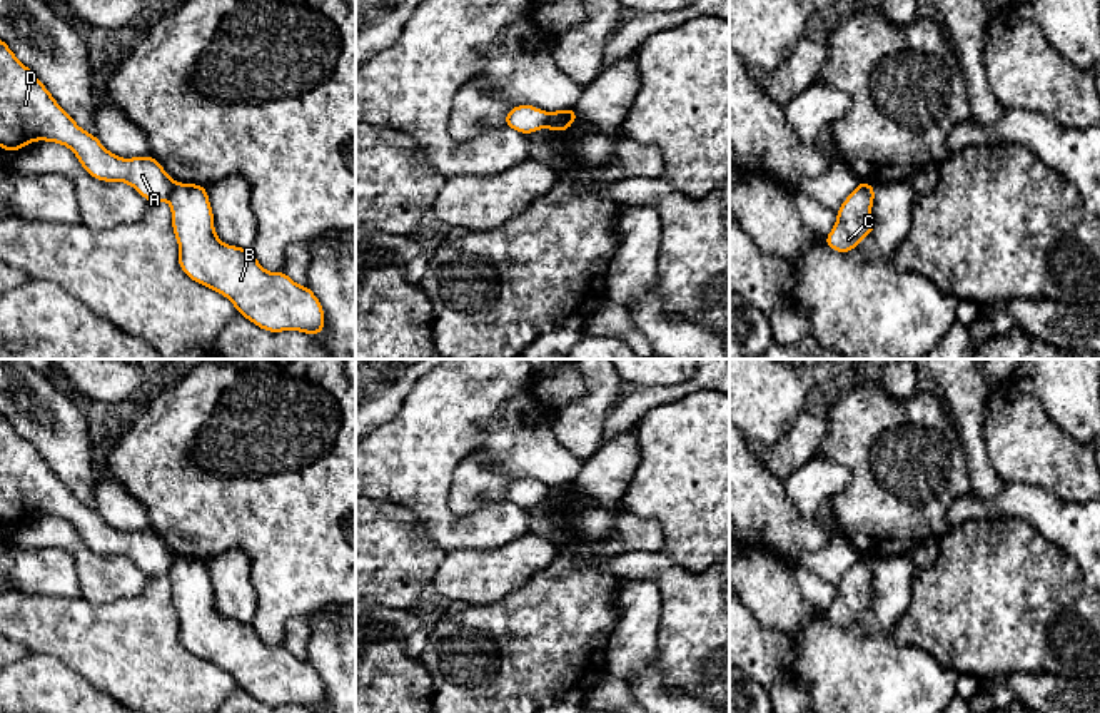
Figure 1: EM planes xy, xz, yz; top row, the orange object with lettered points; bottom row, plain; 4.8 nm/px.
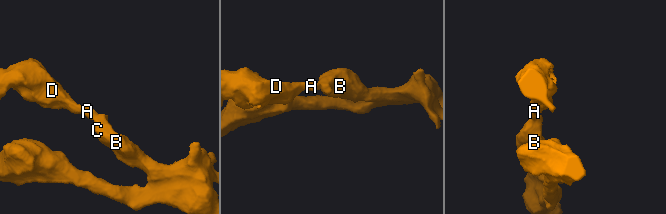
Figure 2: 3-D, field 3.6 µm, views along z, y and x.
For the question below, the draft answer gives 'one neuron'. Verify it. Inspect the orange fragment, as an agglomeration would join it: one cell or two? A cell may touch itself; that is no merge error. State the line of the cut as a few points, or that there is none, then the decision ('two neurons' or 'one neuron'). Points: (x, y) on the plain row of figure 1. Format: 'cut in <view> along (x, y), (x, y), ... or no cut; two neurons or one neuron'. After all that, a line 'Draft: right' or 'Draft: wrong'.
cut in xy along (176, 556), (166, 573); two neurons
Draft: wrong

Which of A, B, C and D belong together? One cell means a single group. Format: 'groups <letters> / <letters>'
groups A D / B C

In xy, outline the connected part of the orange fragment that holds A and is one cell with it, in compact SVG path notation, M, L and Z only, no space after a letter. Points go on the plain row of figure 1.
M0 414L0 521L12 528L37 514L68 521L88 549L103 556L125 556L149 576L167 574L175 561L175 554L152 529L117 531L93 508L80 503L37 449Z

